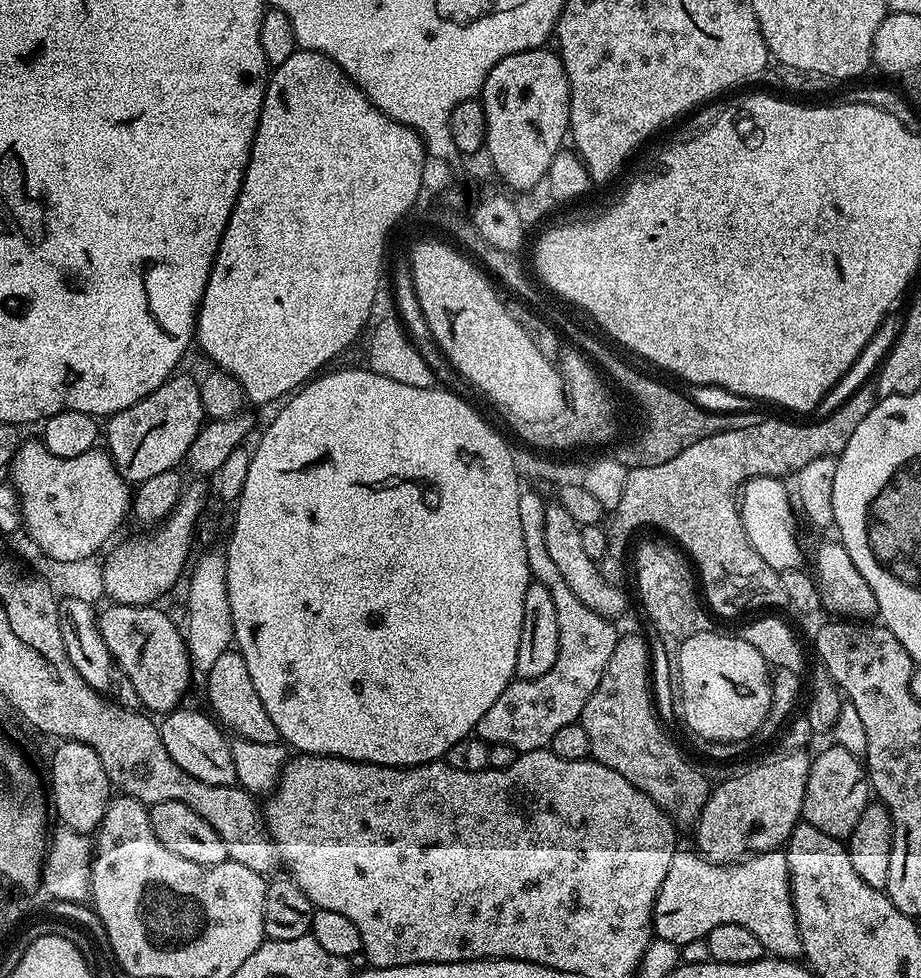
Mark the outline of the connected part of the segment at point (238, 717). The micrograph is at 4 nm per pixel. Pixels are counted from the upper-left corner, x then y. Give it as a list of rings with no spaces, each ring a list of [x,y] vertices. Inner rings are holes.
[[[239,650],[223,652],[214,661],[214,666],[206,669],[206,676],[208,676],[208,702],[212,706],[210,707],[211,715],[233,737],[267,744],[275,744],[280,740],[274,721],[270,719],[270,714],[266,714],[262,706],[262,698],[258,698],[258,690],[254,690],[254,681],[250,679],[250,669],[246,666],[246,658],[242,658]]]

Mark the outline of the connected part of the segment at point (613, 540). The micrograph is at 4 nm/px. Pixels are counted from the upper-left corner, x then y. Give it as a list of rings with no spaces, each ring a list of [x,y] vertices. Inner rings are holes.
[[[865,386],[859,388],[845,404],[838,406],[838,410],[834,410],[834,414],[830,414],[824,420],[816,420],[811,422],[812,424],[791,424],[788,420],[764,420],[760,424],[750,422],[742,430],[726,430],[693,439],[685,443],[684,449],[675,454],[674,458],[661,465],[628,469],[626,486],[622,486],[622,498],[618,498],[618,506],[611,513],[612,521],[606,524],[608,556],[614,558],[623,554],[624,543],[631,532],[644,527],[661,528],[672,536],[680,536],[679,547],[687,553],[690,560],[692,555],[691,563],[698,573],[698,584],[702,589],[703,599],[716,616],[736,616],[739,612],[746,611],[751,600],[763,598],[764,587],[771,580],[773,583],[774,573],[766,566],[766,562],[762,562],[762,558],[758,558],[758,554],[746,538],[746,530],[742,530],[738,507],[740,489],[750,476],[784,478],[787,477],[787,472],[795,474],[816,458],[839,457],[846,442],[850,442],[850,434],[858,430],[858,422],[862,422],[862,418],[870,414],[877,399],[875,391]]]

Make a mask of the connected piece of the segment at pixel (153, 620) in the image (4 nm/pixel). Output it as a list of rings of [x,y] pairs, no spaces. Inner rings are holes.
[[[113,603],[107,607],[99,609],[96,621],[115,667],[122,669],[126,678],[130,678],[141,705],[149,713],[176,711],[185,703],[184,695],[194,675],[192,661],[188,659],[185,633],[167,611],[159,612],[159,607]]]

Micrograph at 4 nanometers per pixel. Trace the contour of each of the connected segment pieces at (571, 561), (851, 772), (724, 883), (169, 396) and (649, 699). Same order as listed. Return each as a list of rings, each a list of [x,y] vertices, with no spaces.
[[[559,502],[549,503],[544,509],[544,537],[546,538],[546,551],[550,553],[550,559],[554,566],[558,566],[558,574],[566,578],[566,586],[574,590],[574,598],[582,602],[582,606],[590,606],[600,616],[617,618],[624,612],[628,600],[600,573],[601,565],[591,560],[582,546],[581,525],[570,518],[570,510],[566,510]]]
[[[830,746],[817,756],[813,755],[811,762],[804,787],[803,823],[822,830],[822,834],[837,838],[851,836],[854,826],[858,826],[858,818],[862,818],[862,810],[866,810],[870,803],[870,785],[861,757],[846,749]]]
[[[677,850],[674,858],[670,862],[670,870],[666,870],[666,878],[662,881],[662,890],[658,890],[658,898],[654,902],[654,910],[652,911],[652,931],[655,939],[665,940],[677,946],[686,942],[694,942],[708,937],[710,930],[714,930],[714,926],[722,926],[723,924],[733,924],[734,926],[746,926],[746,930],[750,930],[750,934],[754,934],[754,938],[758,938],[758,942],[762,942],[765,953],[769,957],[778,960],[796,960],[802,953],[802,938],[798,934],[798,922],[794,914],[794,902],[792,901],[792,879],[790,878],[790,870],[788,869],[788,857],[783,851],[757,853],[755,856],[737,861],[734,864],[721,865],[711,864],[695,851]]]
[[[180,375],[169,376],[165,384],[134,406],[107,417],[102,440],[108,443],[106,451],[116,464],[118,474],[122,474],[129,485],[139,486],[146,478],[154,478],[154,474],[179,469],[205,423],[199,383]]]
[[[621,635],[617,639],[614,654],[602,670],[602,682],[590,694],[578,722],[590,738],[591,759],[622,774],[630,786],[642,790],[677,825],[695,825],[708,800],[710,783],[660,729],[650,683],[650,644],[642,637]]]

